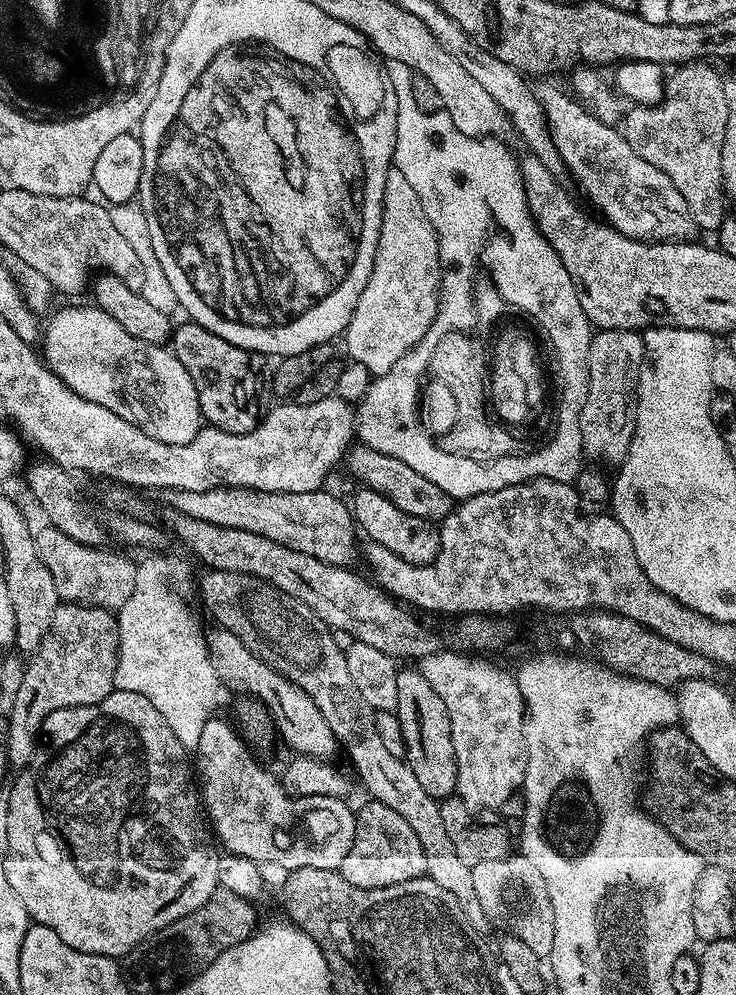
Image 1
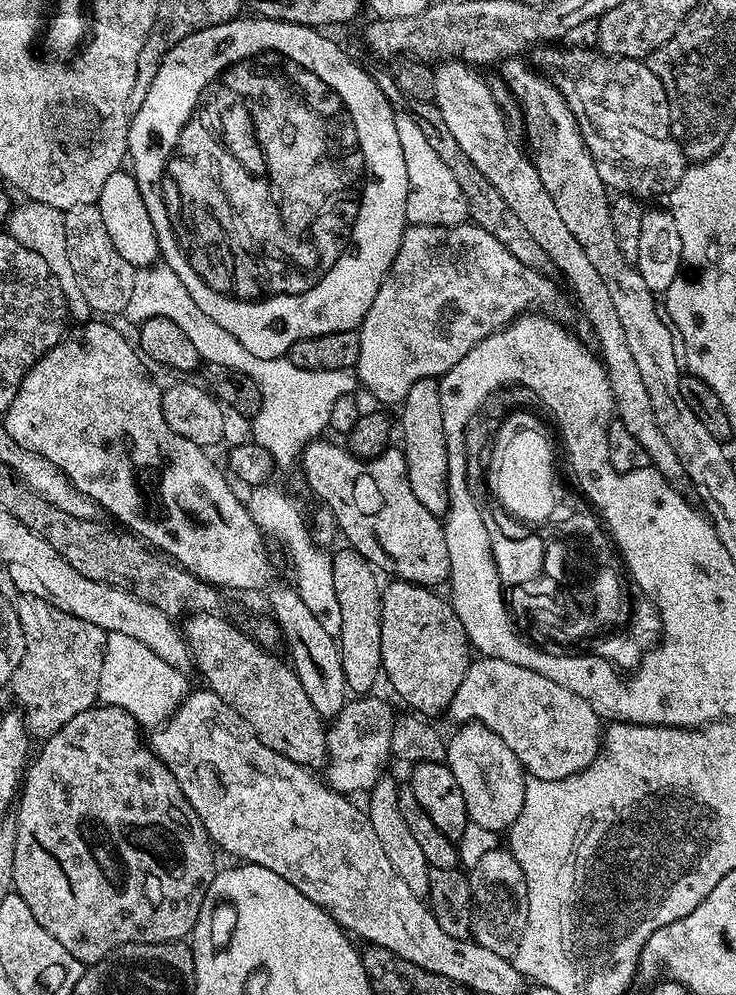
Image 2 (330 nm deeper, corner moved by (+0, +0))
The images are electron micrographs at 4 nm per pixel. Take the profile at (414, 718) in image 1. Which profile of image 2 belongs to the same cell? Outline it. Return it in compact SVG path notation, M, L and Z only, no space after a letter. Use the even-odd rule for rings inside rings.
M393 579L385 583L381 594L381 666L383 675L392 683L392 688L409 704L413 713L425 718L436 718L439 712L447 713L452 707L454 694L466 678L470 663L468 635L453 610L451 603L439 596L439 591L423 588L405 580Z

